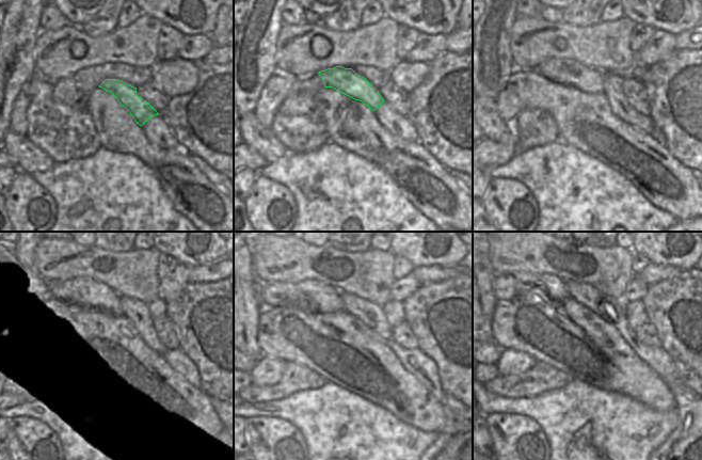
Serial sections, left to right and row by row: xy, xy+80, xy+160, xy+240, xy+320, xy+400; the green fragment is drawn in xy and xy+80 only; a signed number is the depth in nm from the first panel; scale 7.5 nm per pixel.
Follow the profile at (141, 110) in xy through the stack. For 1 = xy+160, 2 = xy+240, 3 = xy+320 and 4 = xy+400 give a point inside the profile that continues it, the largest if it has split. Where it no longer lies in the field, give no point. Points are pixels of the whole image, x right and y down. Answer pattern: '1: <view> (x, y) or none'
1: xy+160 (570, 73)
2: xy+240 (80, 295)
3: xy+320 (307, 296)
4: xy+400 (508, 287)

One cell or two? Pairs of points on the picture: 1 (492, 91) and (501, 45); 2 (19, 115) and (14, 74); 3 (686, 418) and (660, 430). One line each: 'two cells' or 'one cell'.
1: one cell
2: two cells
3: two cells

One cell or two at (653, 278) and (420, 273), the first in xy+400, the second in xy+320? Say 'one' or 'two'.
one

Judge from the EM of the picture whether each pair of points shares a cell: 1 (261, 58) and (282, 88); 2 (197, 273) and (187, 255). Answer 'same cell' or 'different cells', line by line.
1: different cells
2: different cells

